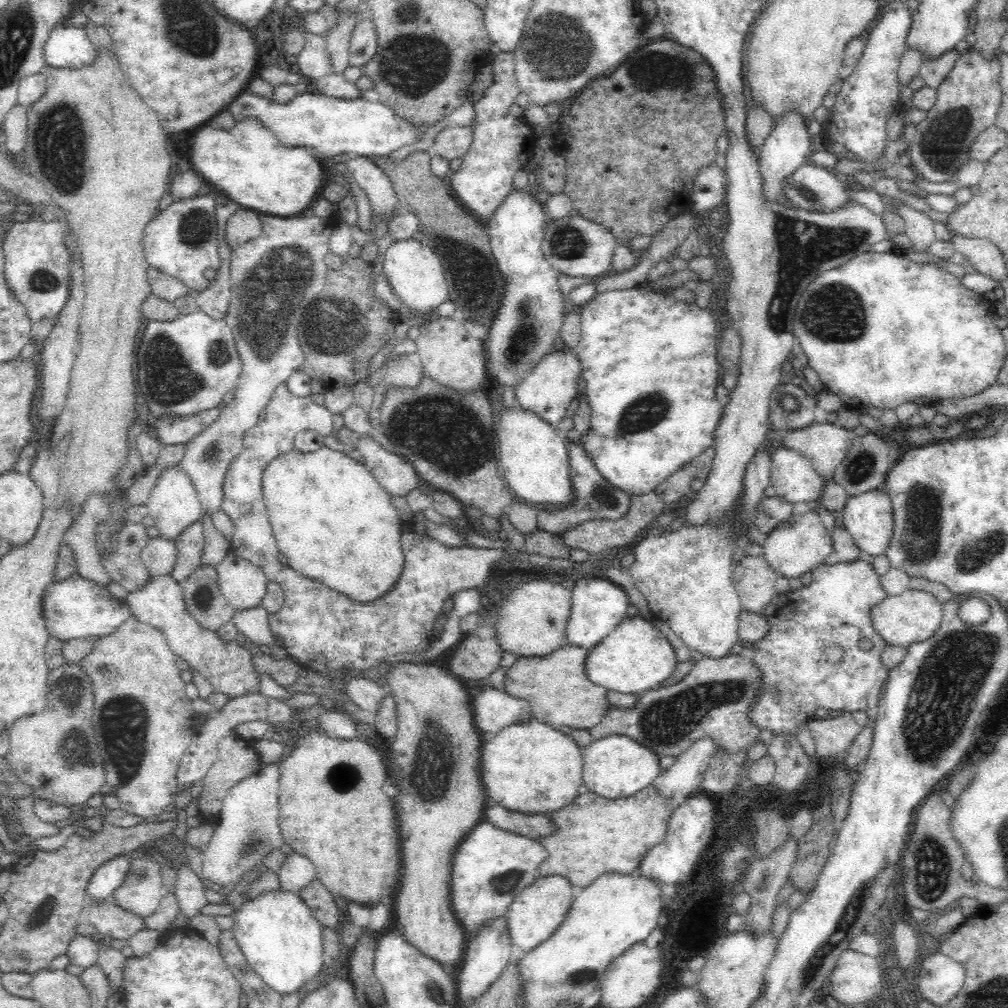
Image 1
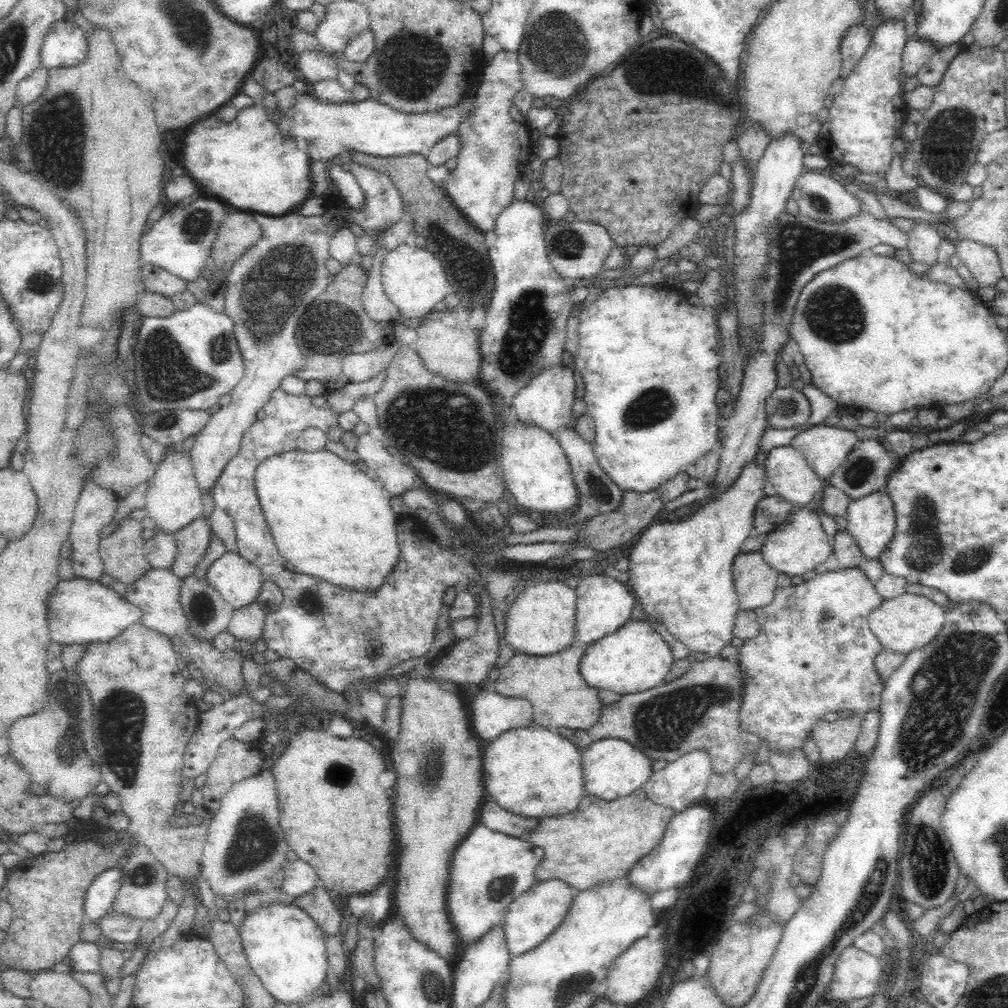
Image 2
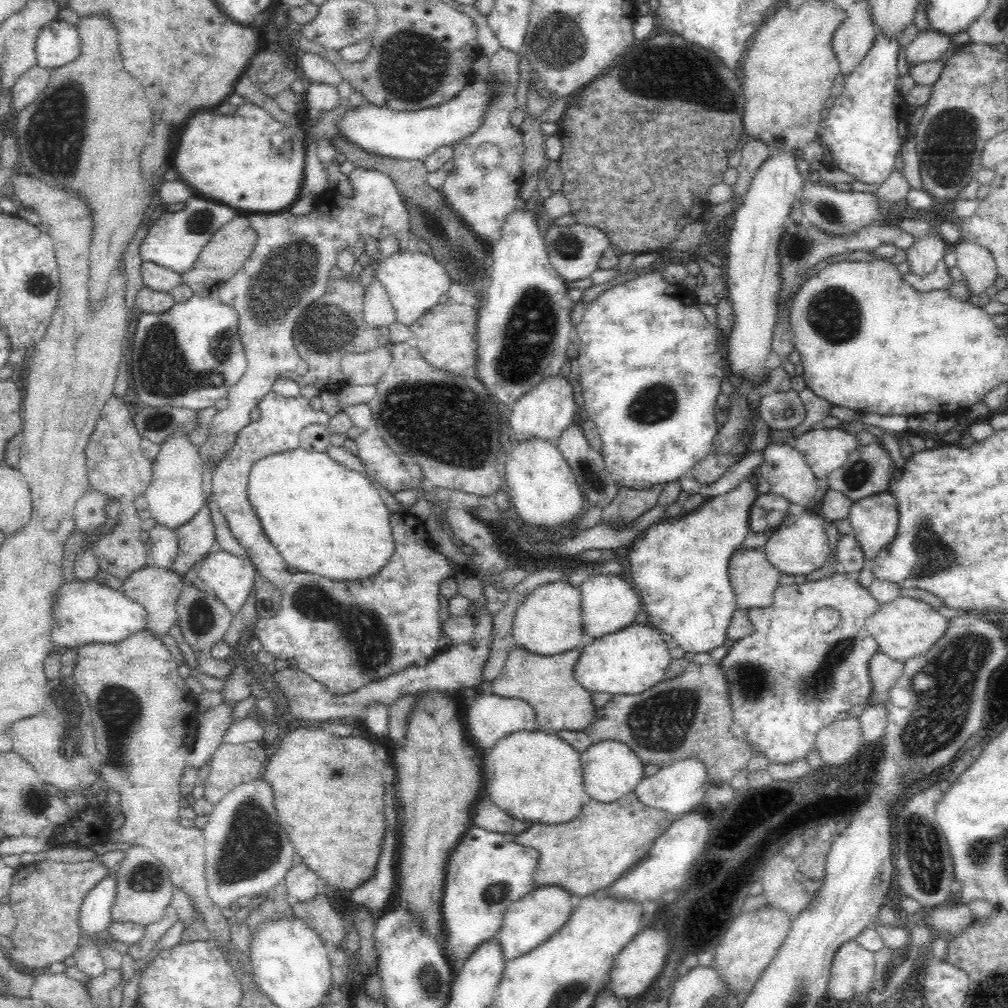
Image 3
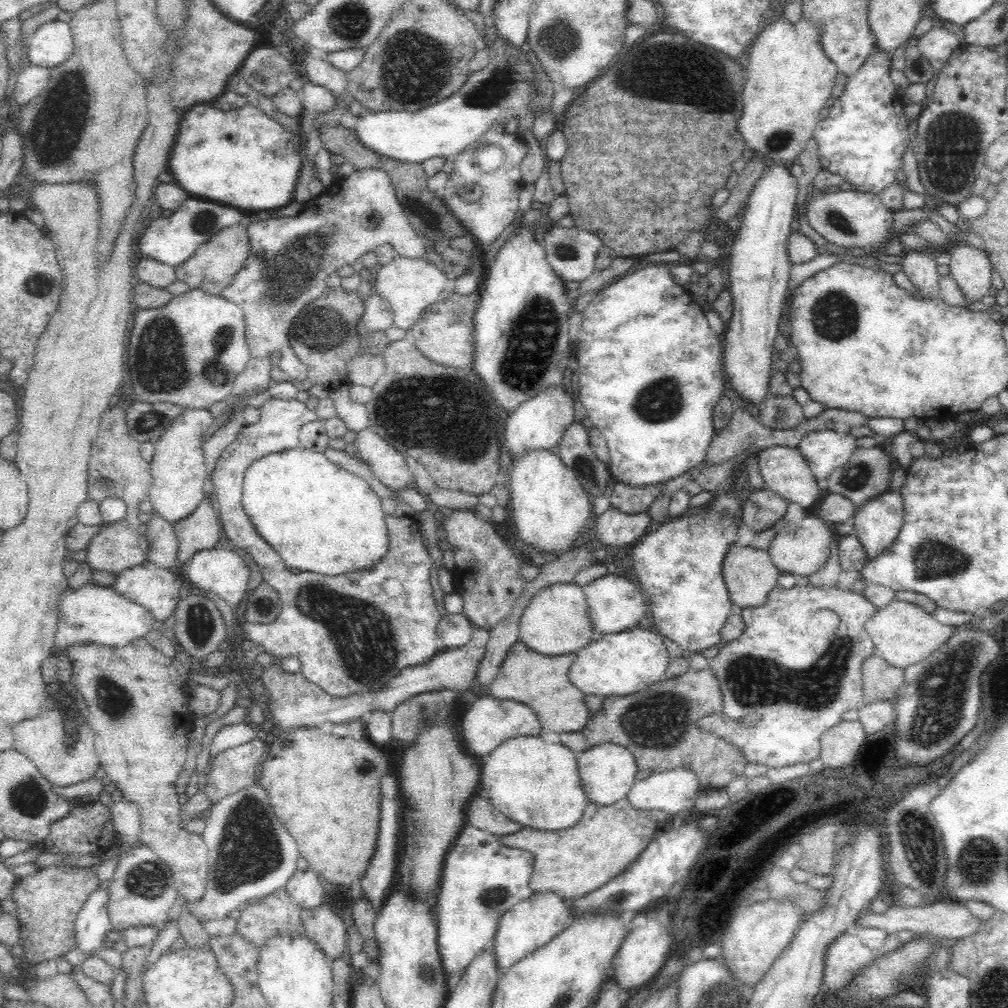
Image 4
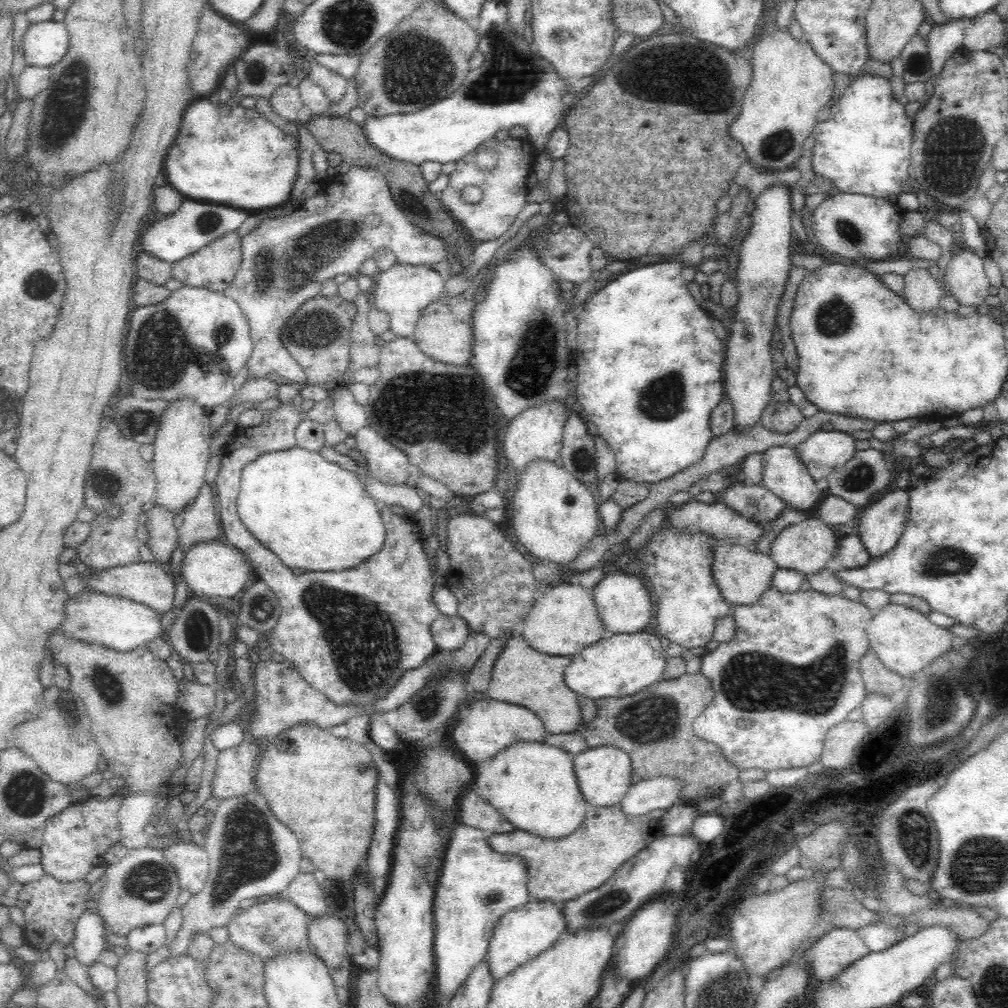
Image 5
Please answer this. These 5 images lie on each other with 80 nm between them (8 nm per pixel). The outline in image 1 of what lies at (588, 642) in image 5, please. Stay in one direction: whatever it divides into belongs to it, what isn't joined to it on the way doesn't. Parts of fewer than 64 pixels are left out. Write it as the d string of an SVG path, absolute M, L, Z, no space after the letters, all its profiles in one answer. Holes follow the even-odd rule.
M530 580L514 588L505 598L506 606L500 610L496 624L496 641L502 651L511 652L516 657L542 657L556 652L567 645L566 631L572 612L572 592L550 580Z

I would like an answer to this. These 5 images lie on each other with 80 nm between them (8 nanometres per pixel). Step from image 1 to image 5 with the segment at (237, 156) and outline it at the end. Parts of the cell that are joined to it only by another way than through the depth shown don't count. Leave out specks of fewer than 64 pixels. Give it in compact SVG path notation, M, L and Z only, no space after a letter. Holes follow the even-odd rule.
M212 97L192 100L179 134L163 161L167 185L192 200L244 210L284 205L298 177L299 140L265 120L255 109L229 107Z

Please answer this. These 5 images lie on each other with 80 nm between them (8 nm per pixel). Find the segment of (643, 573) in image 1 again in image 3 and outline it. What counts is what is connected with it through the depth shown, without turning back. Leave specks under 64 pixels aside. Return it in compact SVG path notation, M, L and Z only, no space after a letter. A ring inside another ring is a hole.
M744 479L740 482L736 488L730 490L728 493L708 497L697 509L685 512L682 516L678 516L678 519L672 522L653 523L644 532L640 533L636 537L630 548L629 561L631 573L627 575L630 579L634 590L638 592L638 595L642 598L643 610L648 615L649 623L652 627L656 628L660 632L668 633L671 638L678 644L679 648L682 648L686 653L698 654L698 653L710 653L712 650L718 647L722 647L725 640L727 640L726 628L732 621L732 616L737 610L737 603L735 595L729 580L728 563L732 553L742 546L742 541L745 539L744 532L748 532L748 510L752 506L752 502L756 500L759 495L754 483L750 483L750 480Z

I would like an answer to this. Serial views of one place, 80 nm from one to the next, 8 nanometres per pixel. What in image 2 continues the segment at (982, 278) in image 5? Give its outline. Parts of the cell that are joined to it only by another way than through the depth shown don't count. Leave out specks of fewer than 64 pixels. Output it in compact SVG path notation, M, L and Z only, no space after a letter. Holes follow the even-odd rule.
M962 239L952 243L956 246L955 255L958 256L959 262L968 268L978 289L996 285L996 282L1003 277L1000 259L993 248Z

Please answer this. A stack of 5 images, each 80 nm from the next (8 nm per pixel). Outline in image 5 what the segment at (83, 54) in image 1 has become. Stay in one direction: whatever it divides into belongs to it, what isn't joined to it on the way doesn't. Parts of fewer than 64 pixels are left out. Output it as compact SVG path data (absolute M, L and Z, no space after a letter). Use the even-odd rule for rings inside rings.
M48 20L25 23L27 28L21 39L23 57L28 66L51 67L66 54L68 50L68 31L64 23Z

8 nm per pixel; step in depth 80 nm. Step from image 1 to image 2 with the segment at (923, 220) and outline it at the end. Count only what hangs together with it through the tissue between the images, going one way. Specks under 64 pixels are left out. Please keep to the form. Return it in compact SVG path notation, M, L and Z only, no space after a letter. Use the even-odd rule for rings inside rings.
M922 220L909 230L908 246L912 262L932 266L937 260L937 251L944 239L942 234L936 230L936 225Z

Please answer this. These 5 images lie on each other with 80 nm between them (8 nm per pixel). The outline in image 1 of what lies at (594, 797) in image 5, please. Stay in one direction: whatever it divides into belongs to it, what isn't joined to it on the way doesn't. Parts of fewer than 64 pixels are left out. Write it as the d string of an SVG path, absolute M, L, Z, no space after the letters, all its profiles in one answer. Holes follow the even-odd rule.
M608 735L606 738L593 740L582 748L583 784L590 792L614 800L621 796L632 796L638 790L646 788L660 774L658 755L654 751L624 735Z

